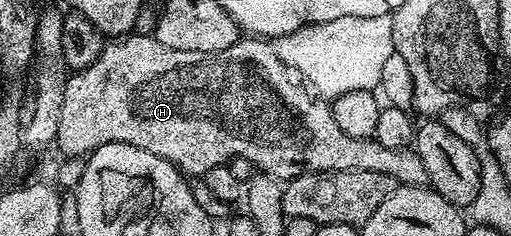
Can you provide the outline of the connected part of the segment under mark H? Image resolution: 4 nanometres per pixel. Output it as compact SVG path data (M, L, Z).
M130 33L115 38L102 48L88 69L71 74L62 88L60 125L56 147L66 157L86 157L105 143L127 143L148 147L187 176L205 177L217 167L241 156L242 147L274 147L273 174L289 181L309 171L364 169L388 173L399 184L421 187L430 183L424 161L413 150L397 151L380 145L376 138L350 139L336 125L331 104L319 97L301 75L278 56L265 38L242 37L236 45L216 53L192 53L168 49L153 34Z

